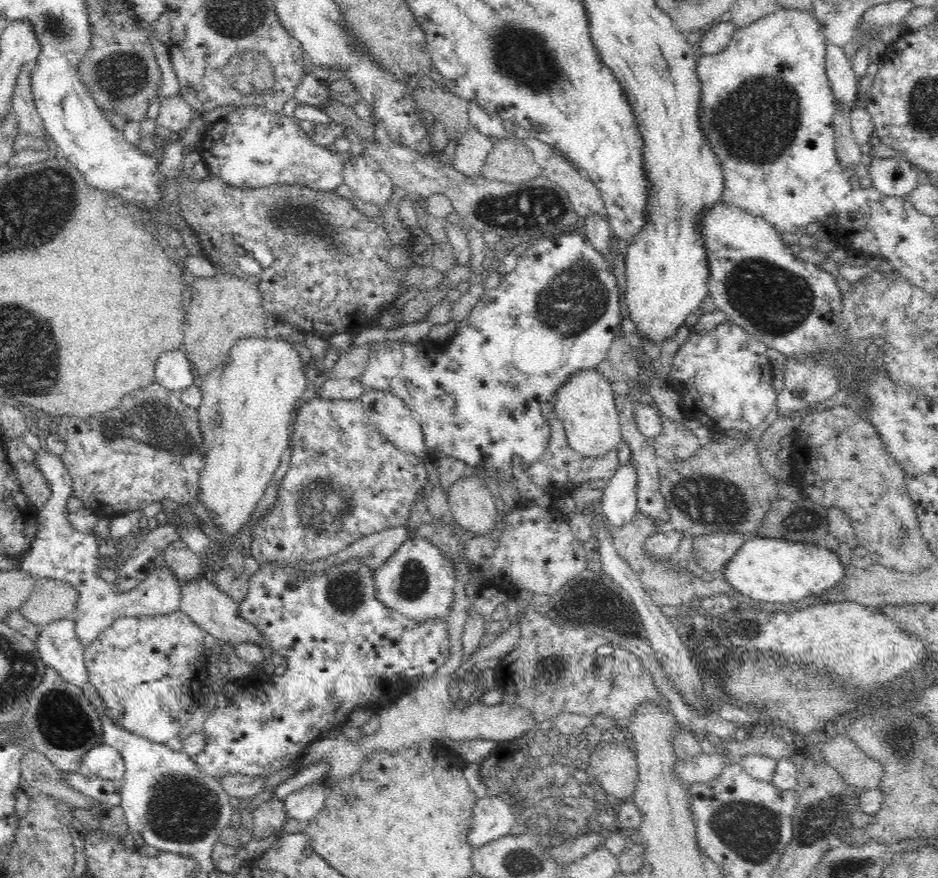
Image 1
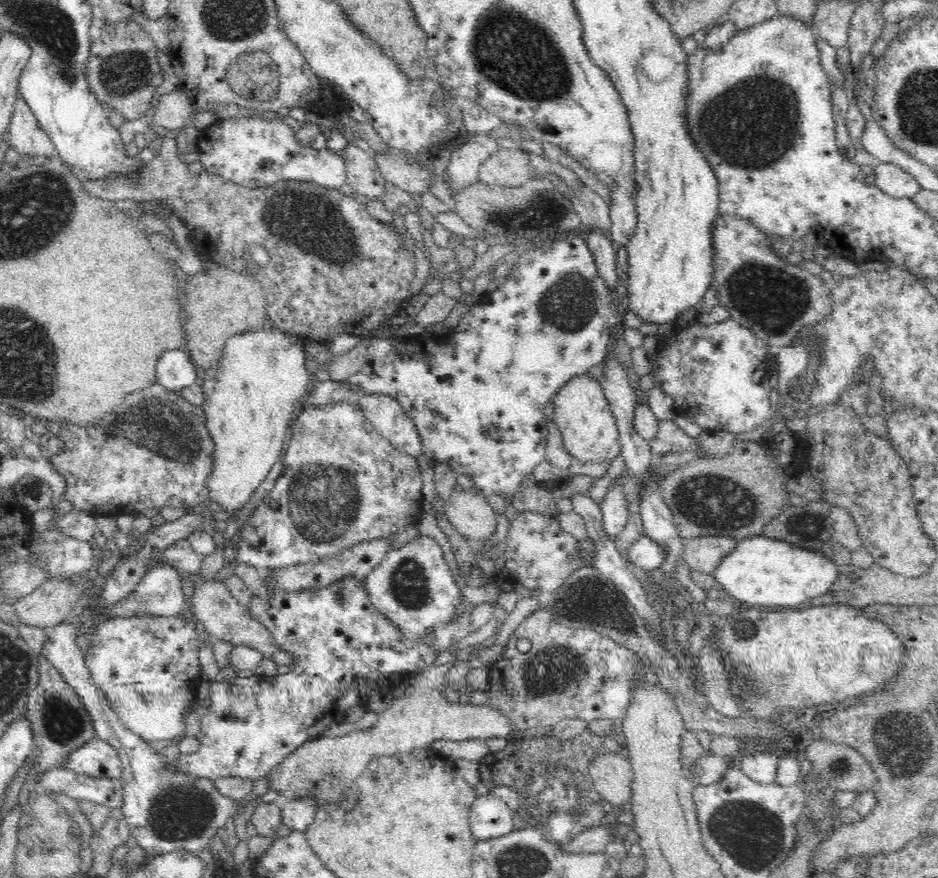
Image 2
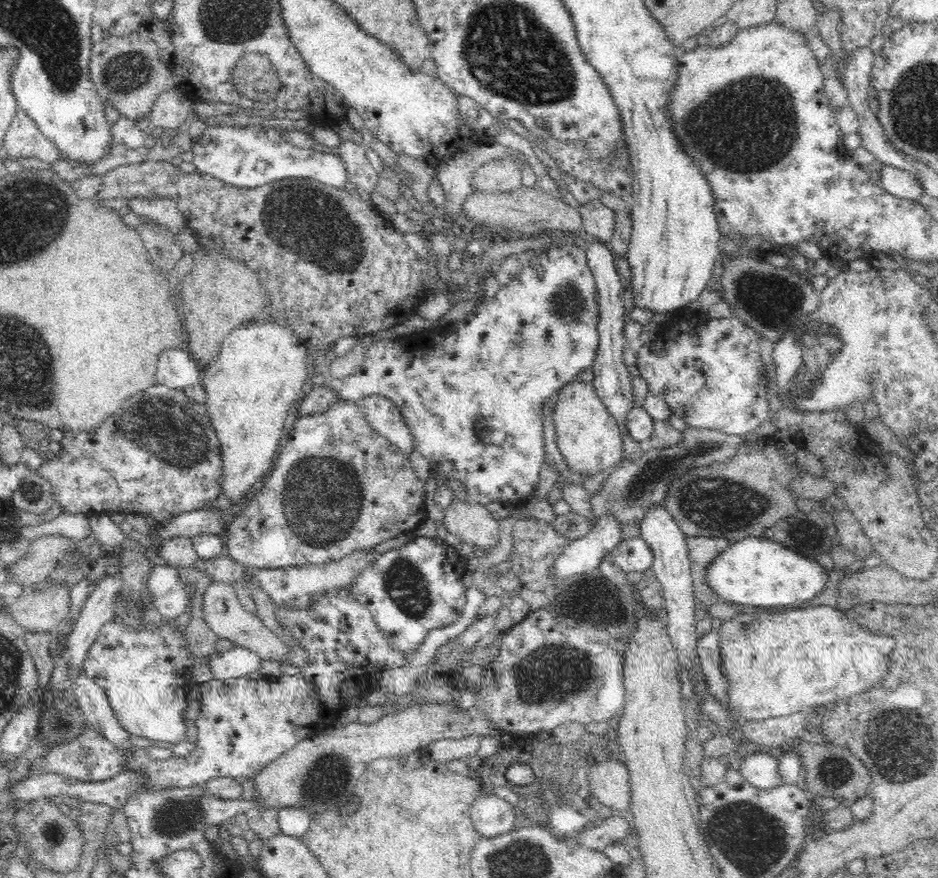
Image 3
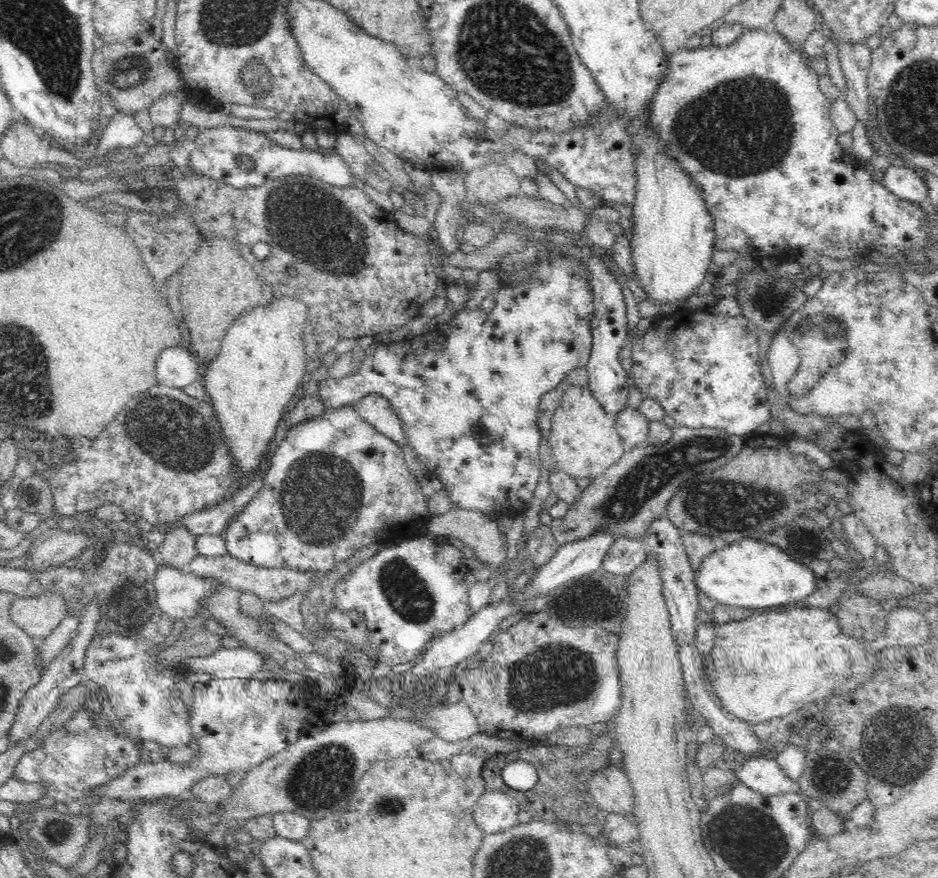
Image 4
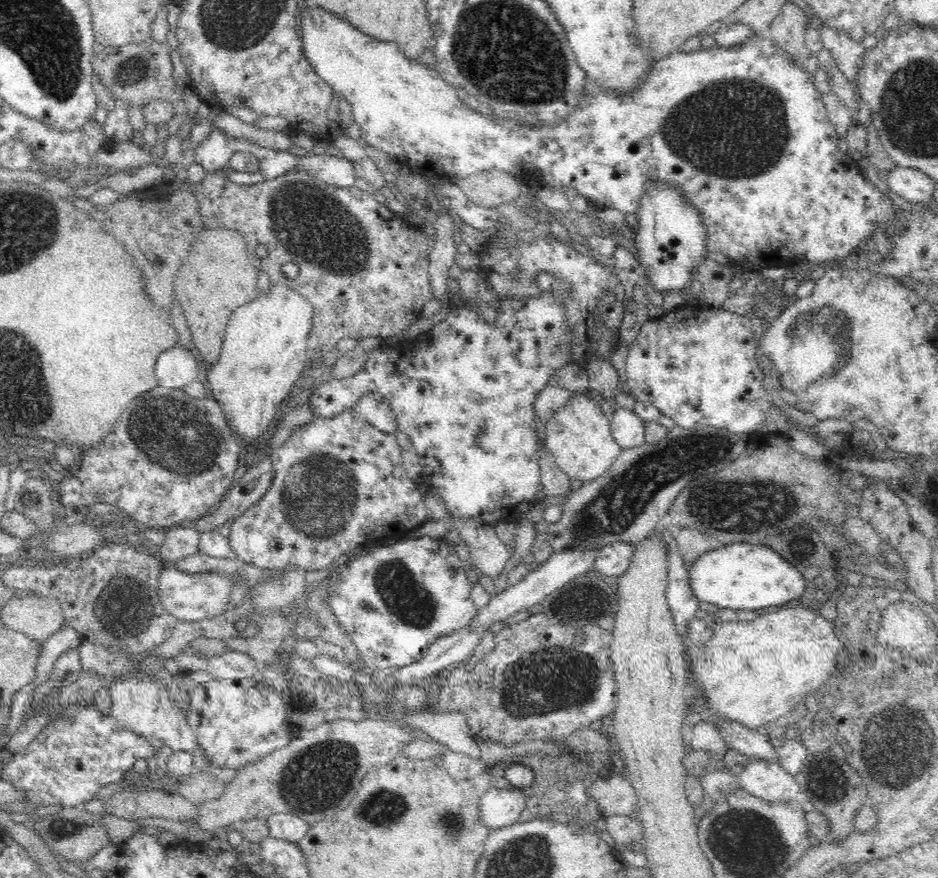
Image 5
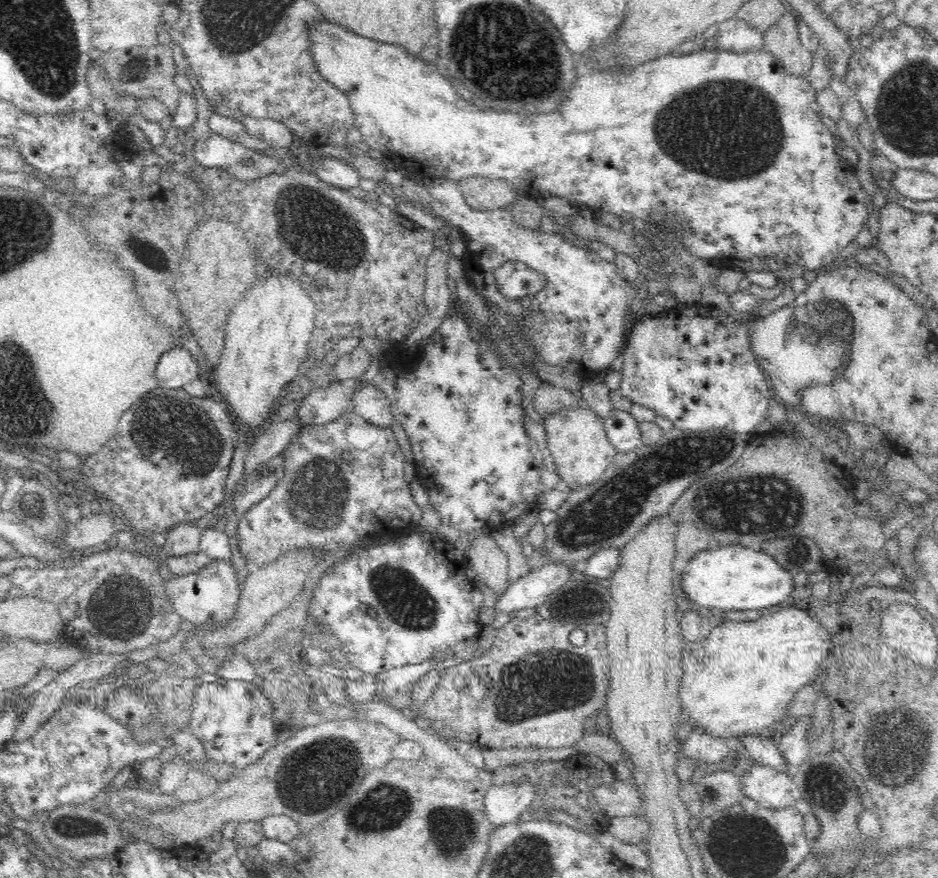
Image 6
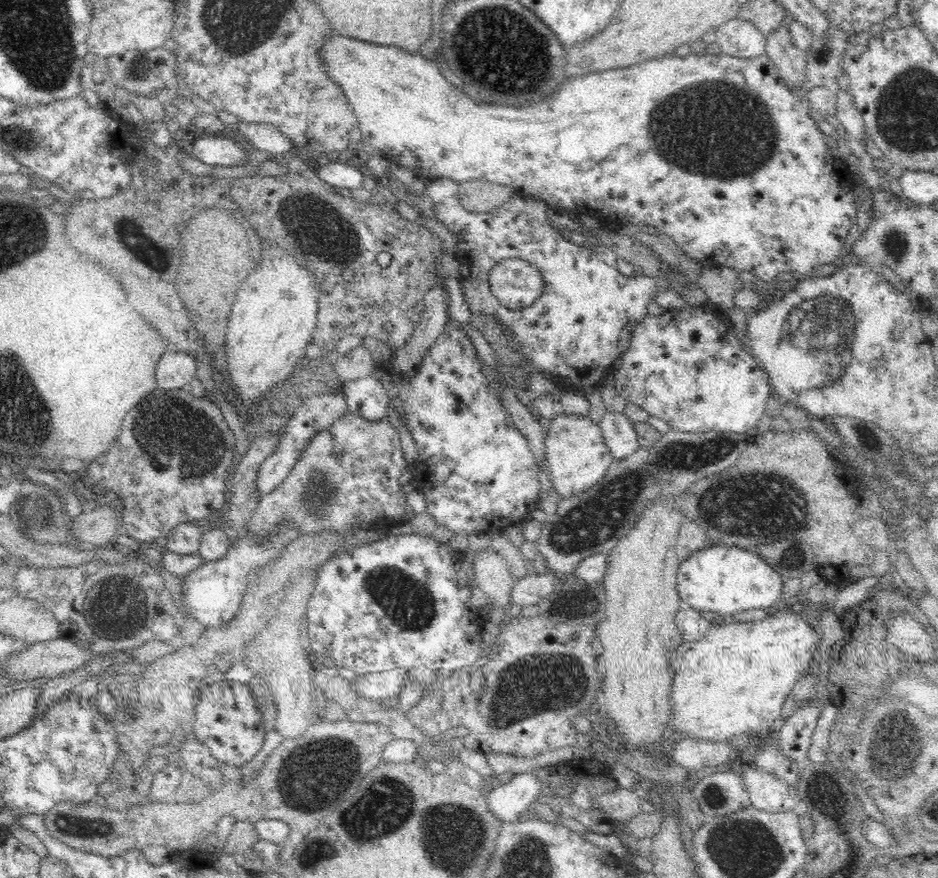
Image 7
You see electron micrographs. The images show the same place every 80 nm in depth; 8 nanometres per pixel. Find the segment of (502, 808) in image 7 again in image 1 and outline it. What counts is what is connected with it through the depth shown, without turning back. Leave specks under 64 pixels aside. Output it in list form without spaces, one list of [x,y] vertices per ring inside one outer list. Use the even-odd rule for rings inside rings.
[[[487,795],[475,802],[471,825],[467,834],[474,848],[488,844],[491,840],[510,835],[516,824],[510,802]]]

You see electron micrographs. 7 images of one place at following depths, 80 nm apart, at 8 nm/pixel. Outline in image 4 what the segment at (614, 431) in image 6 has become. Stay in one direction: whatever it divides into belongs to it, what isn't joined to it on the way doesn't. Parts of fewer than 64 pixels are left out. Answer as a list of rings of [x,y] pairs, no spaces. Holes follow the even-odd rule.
[[[628,406],[615,417],[615,429],[627,448],[637,447],[647,440],[649,422],[638,409]]]

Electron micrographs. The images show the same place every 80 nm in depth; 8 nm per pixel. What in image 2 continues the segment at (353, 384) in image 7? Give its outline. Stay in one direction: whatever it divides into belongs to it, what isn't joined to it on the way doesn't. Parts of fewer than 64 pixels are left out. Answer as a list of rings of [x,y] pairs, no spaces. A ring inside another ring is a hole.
[[[364,394],[358,403],[368,422],[399,451],[413,457],[423,454],[418,431],[395,398],[386,394]]]

